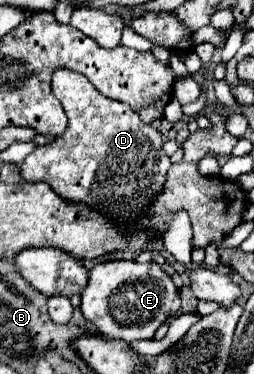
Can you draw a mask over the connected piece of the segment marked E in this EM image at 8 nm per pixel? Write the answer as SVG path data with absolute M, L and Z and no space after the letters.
M109 260L97 264L89 274L89 284L81 294L81 312L107 338L151 340L155 330L181 308L179 292L169 274L157 262L139 264L135 260Z

